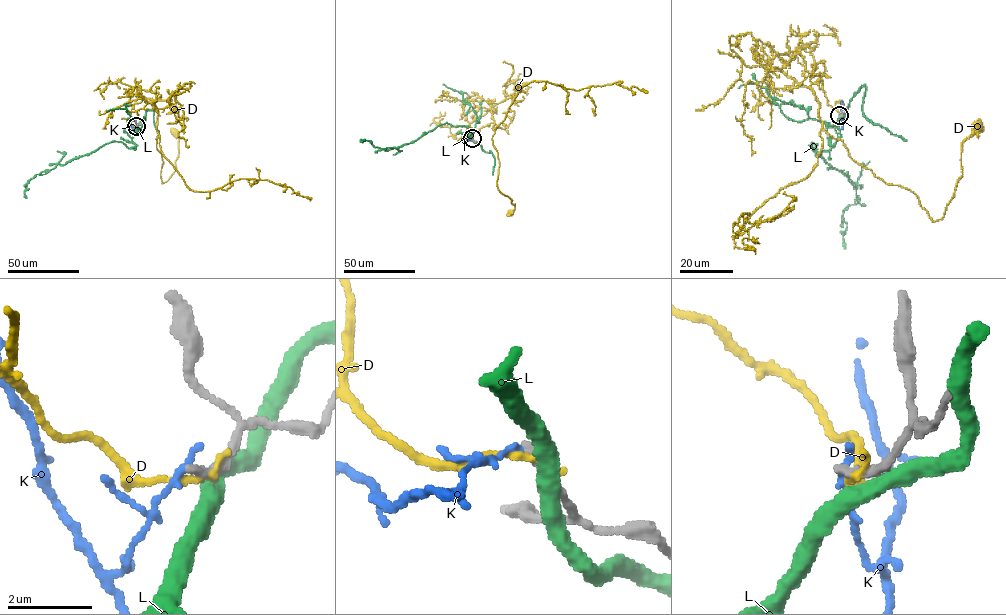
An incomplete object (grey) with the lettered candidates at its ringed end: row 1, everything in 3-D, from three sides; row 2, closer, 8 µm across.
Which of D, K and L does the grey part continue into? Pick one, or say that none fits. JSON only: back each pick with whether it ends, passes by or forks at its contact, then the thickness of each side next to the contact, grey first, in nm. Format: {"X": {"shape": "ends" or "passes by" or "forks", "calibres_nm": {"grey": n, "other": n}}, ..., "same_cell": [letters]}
{"same_cell": []}

